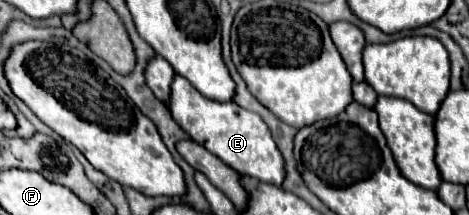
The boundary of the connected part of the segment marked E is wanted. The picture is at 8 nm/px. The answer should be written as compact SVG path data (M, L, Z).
M174 76L170 86L168 110L178 126L198 144L202 144L208 152L218 156L224 164L234 168L240 174L258 178L268 184L280 186L284 180L284 160L270 136L270 130L262 122L262 118L254 112L240 108L234 102L216 102L204 98L188 80L182 76Z

